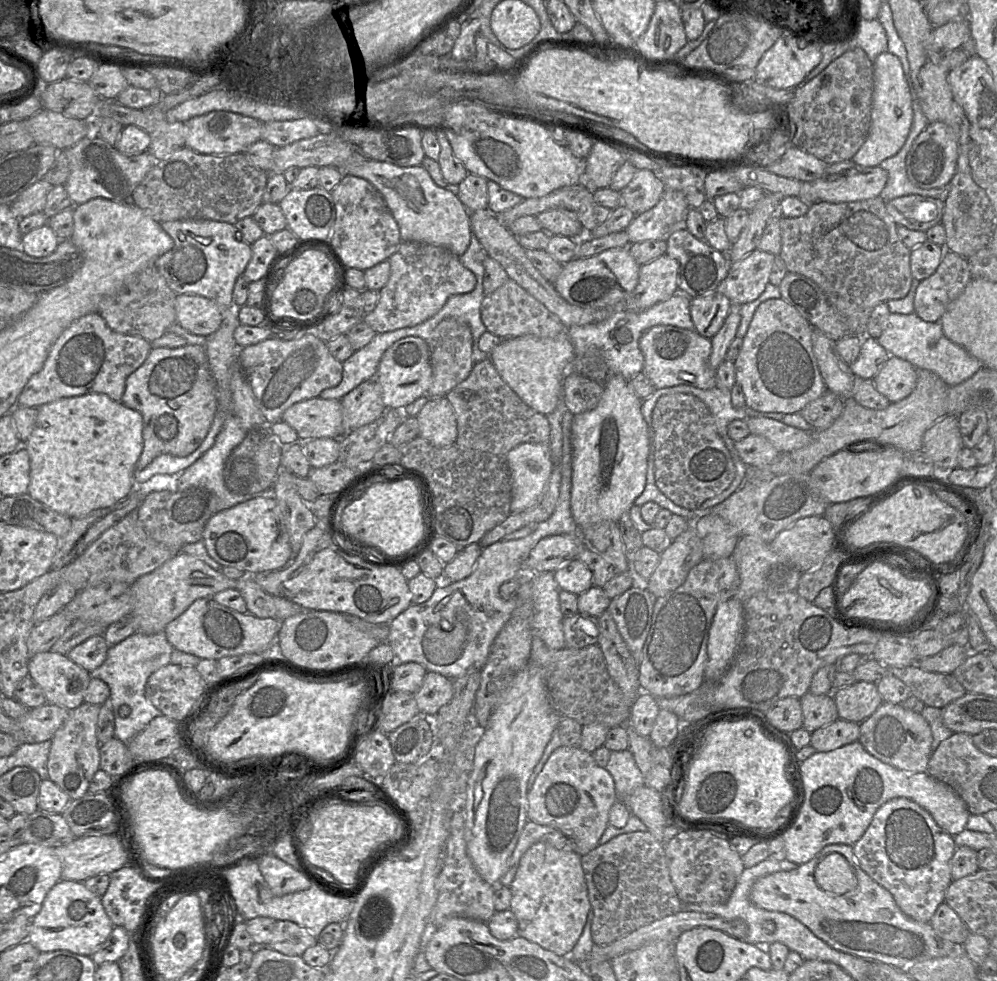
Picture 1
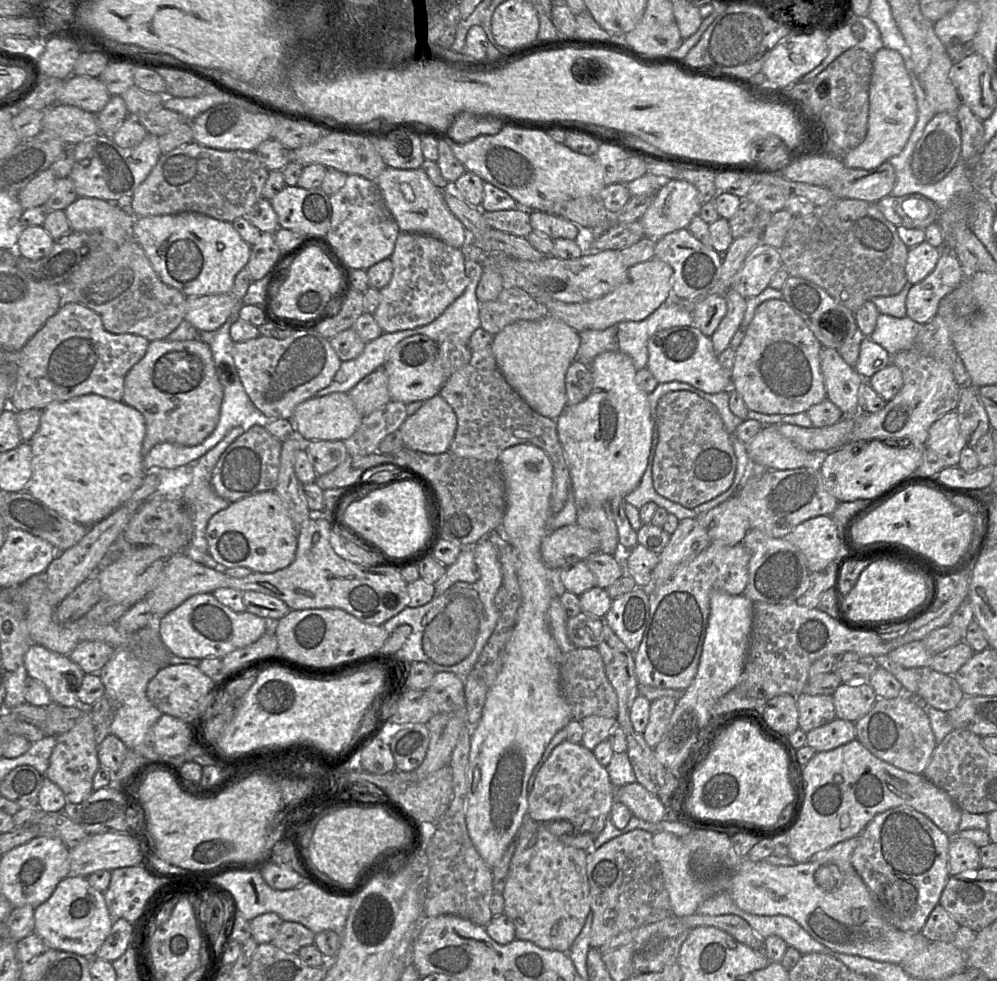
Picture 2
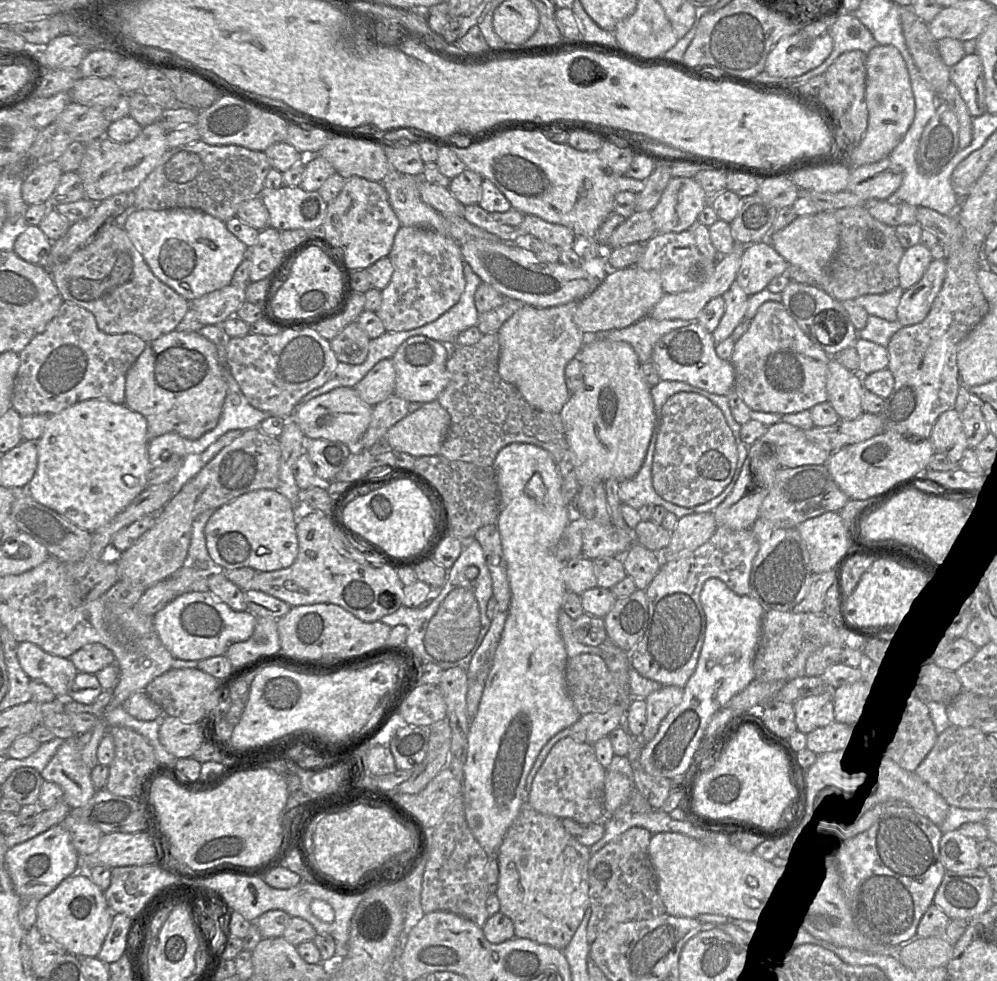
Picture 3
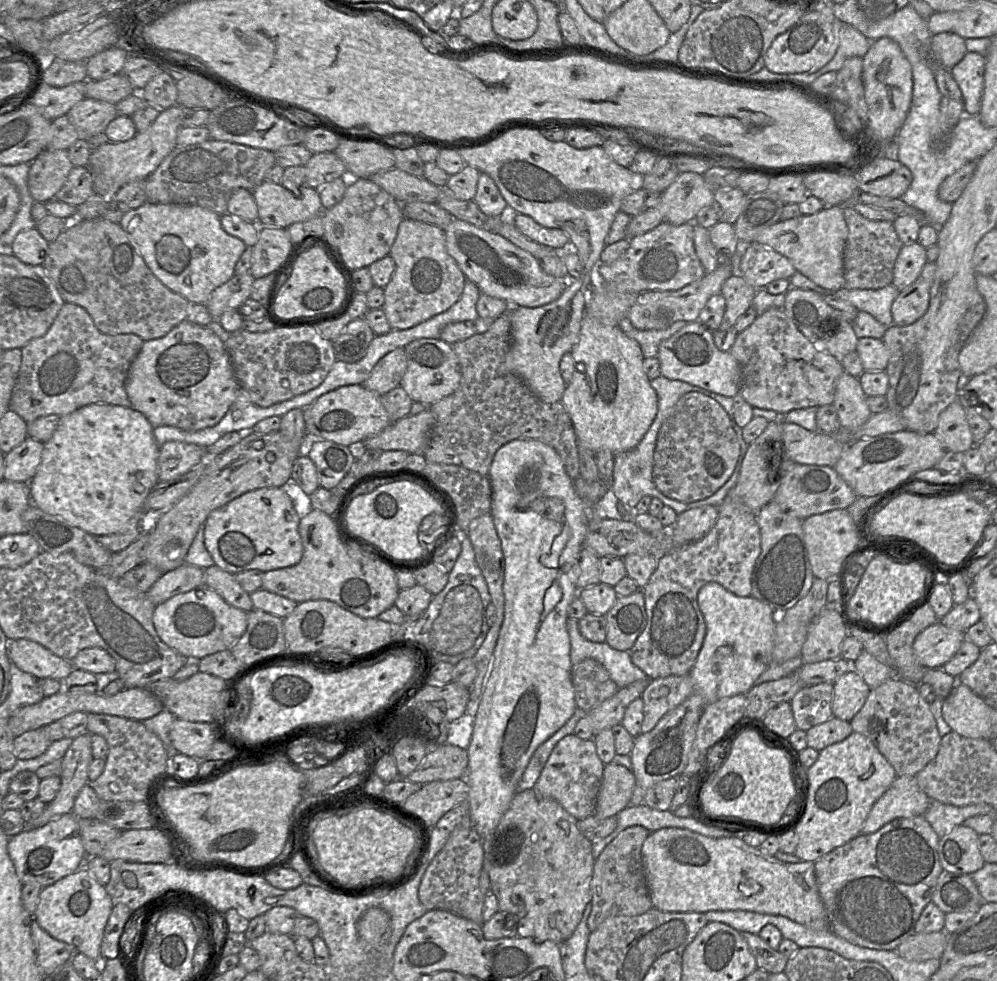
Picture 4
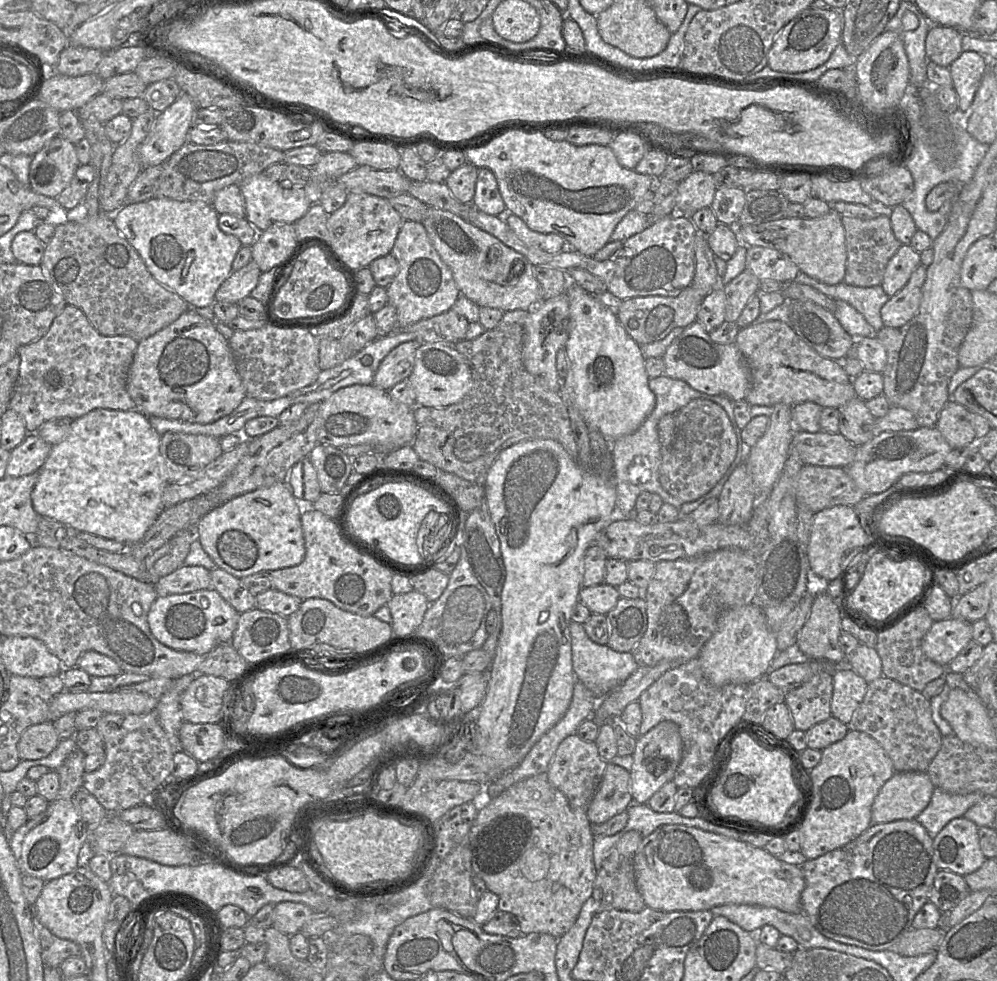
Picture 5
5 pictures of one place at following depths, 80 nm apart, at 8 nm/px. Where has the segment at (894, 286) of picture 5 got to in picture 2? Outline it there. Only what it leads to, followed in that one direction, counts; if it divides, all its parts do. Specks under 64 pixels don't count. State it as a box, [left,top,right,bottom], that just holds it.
[905,241,939,285]

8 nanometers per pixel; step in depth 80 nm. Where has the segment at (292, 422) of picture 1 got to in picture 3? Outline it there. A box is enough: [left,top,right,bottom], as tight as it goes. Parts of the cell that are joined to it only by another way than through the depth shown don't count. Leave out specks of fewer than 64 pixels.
[293,387,373,448]

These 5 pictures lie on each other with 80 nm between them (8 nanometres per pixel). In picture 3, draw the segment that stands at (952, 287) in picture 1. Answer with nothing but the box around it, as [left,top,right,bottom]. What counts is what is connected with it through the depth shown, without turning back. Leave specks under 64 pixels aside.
[897,258,946,327]

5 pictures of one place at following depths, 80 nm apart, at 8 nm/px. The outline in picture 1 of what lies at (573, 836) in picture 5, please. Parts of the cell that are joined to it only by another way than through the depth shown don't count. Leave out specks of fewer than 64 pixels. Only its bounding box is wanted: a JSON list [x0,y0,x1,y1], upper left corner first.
[510,843,591,956]

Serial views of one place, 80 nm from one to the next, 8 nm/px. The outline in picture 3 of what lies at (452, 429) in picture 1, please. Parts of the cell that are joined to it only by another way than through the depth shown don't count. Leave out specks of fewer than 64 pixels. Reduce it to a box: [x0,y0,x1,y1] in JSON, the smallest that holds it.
[384,400,450,458]

